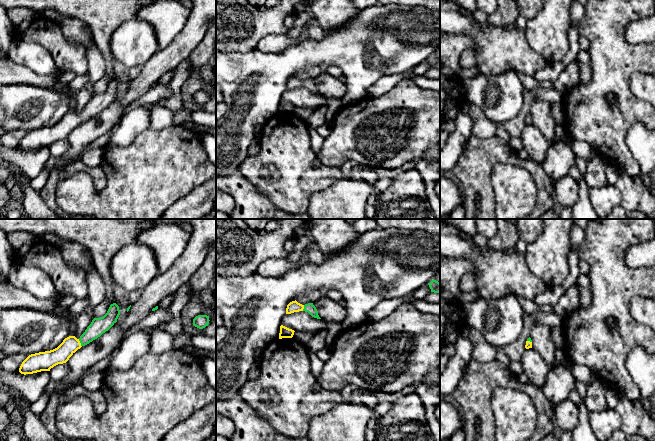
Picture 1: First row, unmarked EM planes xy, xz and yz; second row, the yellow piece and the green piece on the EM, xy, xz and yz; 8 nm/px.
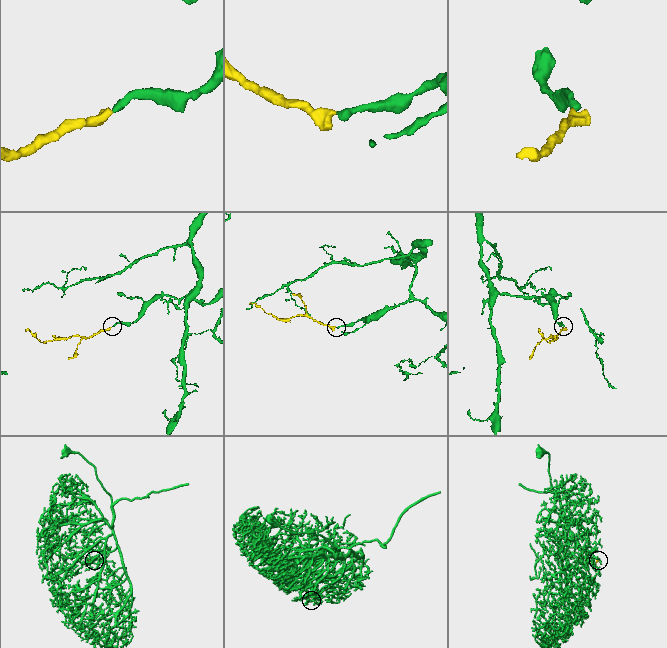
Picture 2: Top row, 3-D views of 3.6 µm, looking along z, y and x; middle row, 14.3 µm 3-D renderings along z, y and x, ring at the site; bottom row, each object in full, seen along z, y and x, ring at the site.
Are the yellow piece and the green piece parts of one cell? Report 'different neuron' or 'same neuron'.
same neuron

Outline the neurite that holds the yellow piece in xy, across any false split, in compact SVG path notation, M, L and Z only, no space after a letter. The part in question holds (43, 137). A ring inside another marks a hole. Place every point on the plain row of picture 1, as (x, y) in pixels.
M116 79L111 80L103 93L92 96L79 115L75 112L69 112L53 126L29 131L22 138L19 148L26 151L41 147L50 147L54 142L66 139L78 125L108 107L117 98L119 91L119 82Z

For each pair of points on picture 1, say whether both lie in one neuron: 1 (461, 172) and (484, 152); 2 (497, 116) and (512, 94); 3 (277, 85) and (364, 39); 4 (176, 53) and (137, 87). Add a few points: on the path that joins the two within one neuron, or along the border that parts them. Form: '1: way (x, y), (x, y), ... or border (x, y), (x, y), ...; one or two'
1: way (467, 169), (478, 158); one
2: way (499, 111), (499, 107), (507, 99); one
3: way (295, 62), (308, 53), (324, 53), (341, 47); one
4: way (166, 59), (147, 77); one

